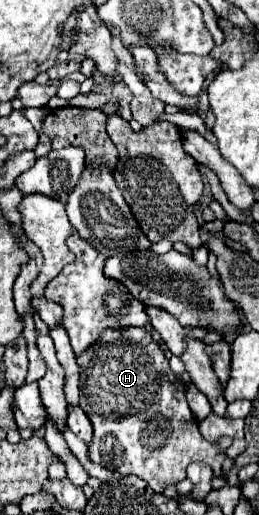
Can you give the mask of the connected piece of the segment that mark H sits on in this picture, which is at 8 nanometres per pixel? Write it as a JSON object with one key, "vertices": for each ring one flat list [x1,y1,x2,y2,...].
{"vertices":[[128,327,124,331,106,329,98,343,94,343,86,353,78,355,80,367,80,407,86,411,94,427,94,439,88,449,90,459,110,471,122,475,142,477,156,493,162,493,168,485,174,485,186,477,186,467,194,461,204,461,214,469,214,475,222,473,222,463,226,453,216,445,202,439,198,421,188,407,186,387,174,375,168,365,164,351,154,343,146,329]]}

